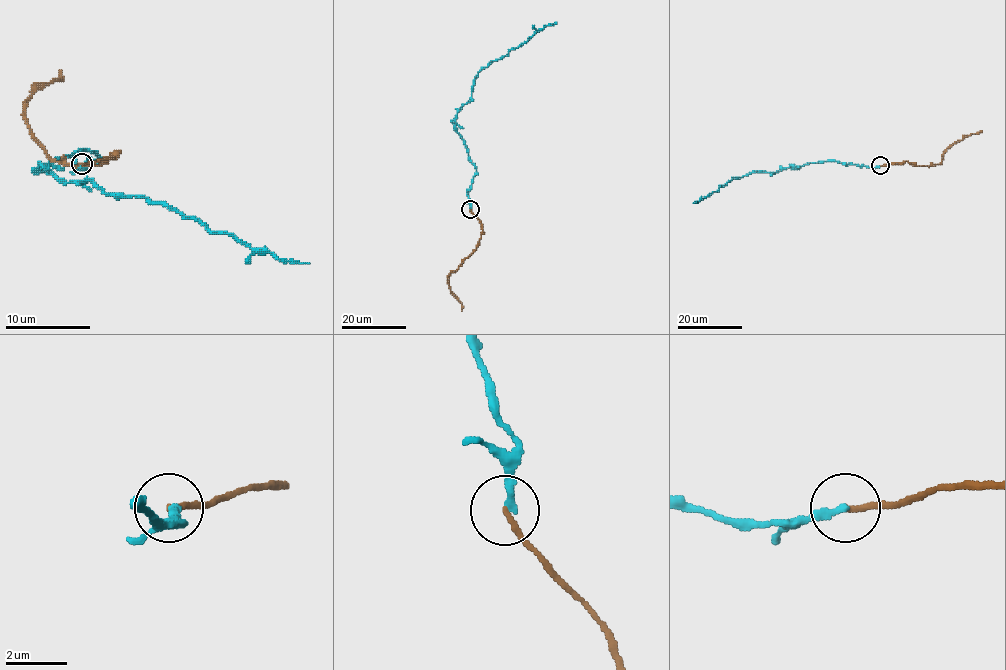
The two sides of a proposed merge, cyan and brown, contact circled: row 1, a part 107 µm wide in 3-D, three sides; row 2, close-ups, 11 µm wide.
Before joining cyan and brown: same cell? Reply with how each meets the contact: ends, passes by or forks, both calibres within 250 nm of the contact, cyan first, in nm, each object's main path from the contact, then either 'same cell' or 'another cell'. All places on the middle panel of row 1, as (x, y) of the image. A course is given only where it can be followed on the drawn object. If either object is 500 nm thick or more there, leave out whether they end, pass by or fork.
cyan ends there; brown ends there; 260 nm thick on the cyan side, 180 nm on the other; cyan runs (470, 209), (467, 191), (476, 169), (456, 130), (456, 112), (469, 99), (473, 79), (480, 70), (556, 22); brown runs (470, 209), (481, 224), (481, 237), (476, 249), (459, 269), (449, 274), (448, 284), (462, 310); same cell

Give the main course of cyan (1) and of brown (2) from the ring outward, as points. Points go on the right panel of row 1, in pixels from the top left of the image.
1: (880, 165), (829, 160), (790, 165), (778, 172), (750, 172), (733, 177), (693, 203)
2: (880, 165), (908, 161), (920, 166), (940, 164), (945, 150), (981, 130)

